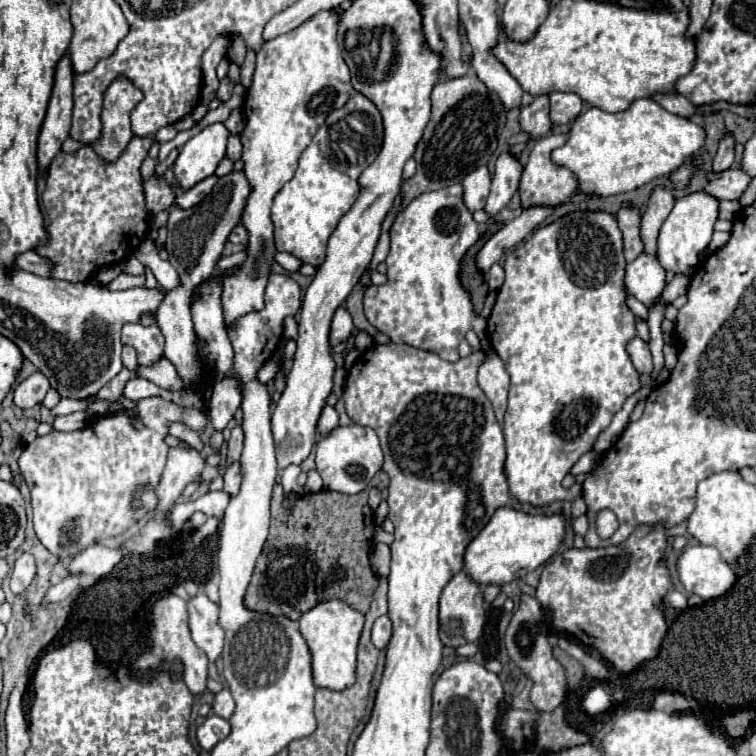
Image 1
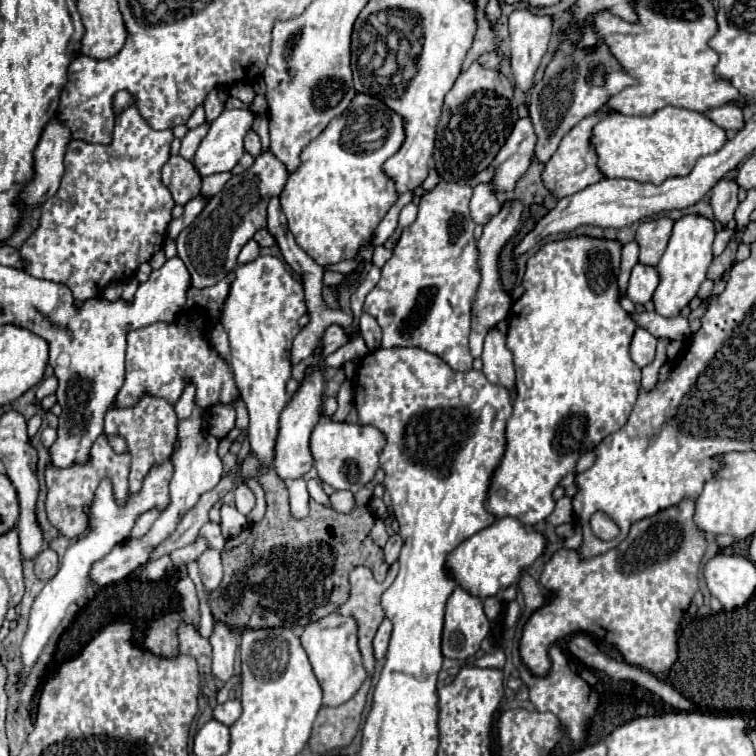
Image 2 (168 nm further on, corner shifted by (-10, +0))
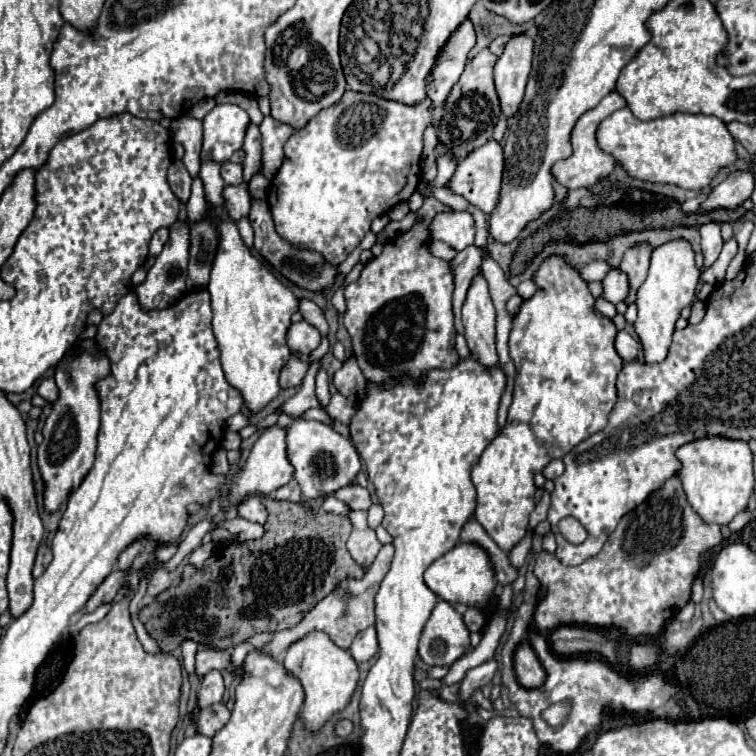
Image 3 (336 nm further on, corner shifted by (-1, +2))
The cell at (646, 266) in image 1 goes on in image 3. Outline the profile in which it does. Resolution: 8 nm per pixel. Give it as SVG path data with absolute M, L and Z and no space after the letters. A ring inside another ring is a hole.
M619 268L611 270L609 276L605 276L605 280L603 280L603 298L613 304L623 302L629 296L629 290L631 290L629 278Z

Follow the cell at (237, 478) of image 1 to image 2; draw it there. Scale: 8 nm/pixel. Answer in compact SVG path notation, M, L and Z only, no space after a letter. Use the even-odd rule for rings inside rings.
M240 484L236 490L234 490L234 496L236 496L236 508L248 516L256 504L256 498L254 498L254 492L246 486L246 484Z

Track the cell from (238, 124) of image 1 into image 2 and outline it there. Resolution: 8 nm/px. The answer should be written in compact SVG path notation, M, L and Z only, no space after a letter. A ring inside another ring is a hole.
M248 132L246 140L244 140L244 146L246 146L246 152L252 154L254 158L262 152L262 144L260 144L260 138L258 138L256 132Z

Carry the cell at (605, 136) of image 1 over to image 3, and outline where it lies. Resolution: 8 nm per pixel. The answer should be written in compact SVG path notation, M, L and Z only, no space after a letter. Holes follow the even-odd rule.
M629 108L607 116L597 128L597 144L631 176L645 182L675 184L685 190L707 188L719 168L737 160L735 140L725 122L707 114L675 112L649 122L637 120Z

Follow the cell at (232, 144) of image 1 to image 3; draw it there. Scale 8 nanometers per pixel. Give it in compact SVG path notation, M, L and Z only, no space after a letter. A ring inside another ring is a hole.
M225 162L221 166L221 178L227 184L241 184L243 182L243 166L235 162Z

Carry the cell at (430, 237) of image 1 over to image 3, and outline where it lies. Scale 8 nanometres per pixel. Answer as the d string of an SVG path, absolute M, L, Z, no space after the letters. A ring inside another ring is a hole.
M427 196L423 206L415 212L421 220L413 224L411 230L397 236L397 240L387 240L381 256L373 258L361 272L359 280L349 284L345 290L347 312L345 328L353 338L353 356L367 380L387 380L389 376L399 378L401 372L411 376L421 376L431 368L453 368L459 364L459 354L455 350L457 330L453 328L453 266L449 260L435 258L429 250L431 246L431 222L439 212L453 212L447 204Z

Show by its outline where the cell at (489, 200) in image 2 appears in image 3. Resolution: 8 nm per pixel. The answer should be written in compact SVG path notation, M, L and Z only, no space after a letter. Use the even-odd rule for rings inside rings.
M453 212L453 214L437 214L431 224L431 236L435 240L443 240L457 250L473 244L475 240L475 218L471 212Z

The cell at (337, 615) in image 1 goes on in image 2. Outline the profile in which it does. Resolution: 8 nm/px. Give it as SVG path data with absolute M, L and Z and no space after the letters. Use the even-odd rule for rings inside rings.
M332 612L318 622L312 622L304 628L300 642L308 654L308 660L314 668L314 674L320 682L320 688L324 692L322 704L324 706L340 706L348 702L362 682L366 680L366 670L362 664L362 656L358 650L358 636L356 636L356 620L342 616L338 612Z

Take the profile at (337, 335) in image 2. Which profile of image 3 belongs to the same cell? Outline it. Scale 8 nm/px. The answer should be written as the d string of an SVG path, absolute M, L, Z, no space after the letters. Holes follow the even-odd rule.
M301 320L297 324L291 324L291 328L289 328L289 348L293 352L311 354L319 346L319 342L321 342L321 334L309 322Z

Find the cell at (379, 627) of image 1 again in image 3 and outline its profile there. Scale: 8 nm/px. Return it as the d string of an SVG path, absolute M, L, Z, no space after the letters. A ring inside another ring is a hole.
M375 626L363 630L361 634L357 634L357 638L351 644L351 654L357 662L367 662L377 654L379 646L377 646L377 632Z

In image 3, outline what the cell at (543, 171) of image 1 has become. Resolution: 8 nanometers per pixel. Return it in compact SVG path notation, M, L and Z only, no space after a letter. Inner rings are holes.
M611 92L611 94L607 94L607 96L599 102L599 106L587 110L587 112L575 122L575 128L573 128L573 132L571 132L571 146L573 146L571 156L565 158L565 160L555 162L555 166L551 168L551 172L553 172L553 176L555 176L555 180L557 180L559 184L563 184L563 186L569 188L569 190L571 190L571 188L583 188L583 186L589 188L589 186L597 184L601 178L609 176L609 172L615 168L615 160L613 160L613 156L601 152L601 150L597 148L595 130L597 130L597 124L599 124L603 118L607 118L609 114L613 114L615 110L619 110L619 108L623 108L623 106L625 106L625 100L623 100L617 92Z

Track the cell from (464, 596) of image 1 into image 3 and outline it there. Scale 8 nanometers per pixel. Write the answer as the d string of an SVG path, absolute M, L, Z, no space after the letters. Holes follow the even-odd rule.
M447 600L433 608L419 644L419 656L429 666L447 666L469 650L469 630L463 616Z

